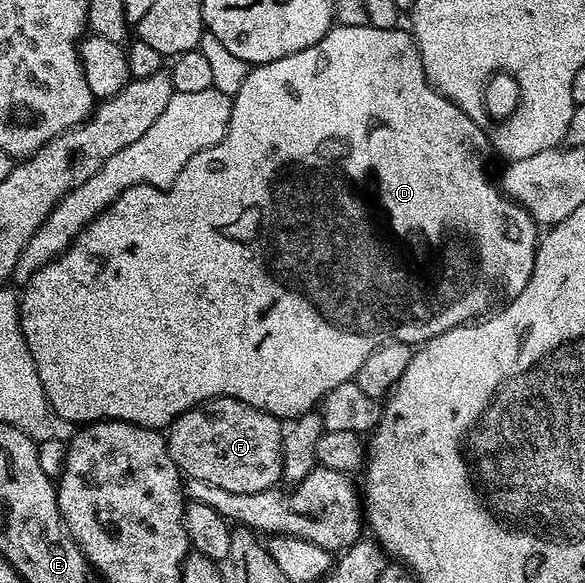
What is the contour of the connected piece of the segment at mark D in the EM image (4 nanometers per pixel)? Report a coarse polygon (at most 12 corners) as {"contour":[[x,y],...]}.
{"contour":[[410,30],[22,288],[45,397],[290,421],[478,320],[540,228]]}

